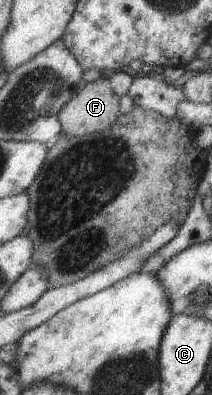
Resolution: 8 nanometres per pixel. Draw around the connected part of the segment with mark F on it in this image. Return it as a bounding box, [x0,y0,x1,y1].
[58,74,118,137]

